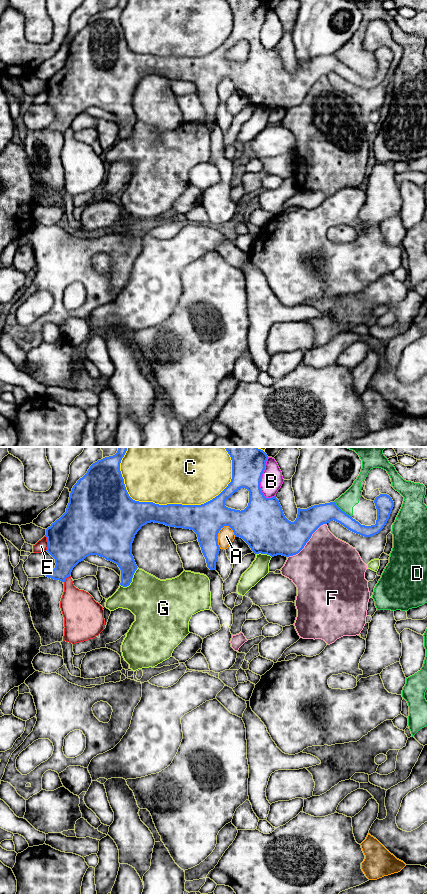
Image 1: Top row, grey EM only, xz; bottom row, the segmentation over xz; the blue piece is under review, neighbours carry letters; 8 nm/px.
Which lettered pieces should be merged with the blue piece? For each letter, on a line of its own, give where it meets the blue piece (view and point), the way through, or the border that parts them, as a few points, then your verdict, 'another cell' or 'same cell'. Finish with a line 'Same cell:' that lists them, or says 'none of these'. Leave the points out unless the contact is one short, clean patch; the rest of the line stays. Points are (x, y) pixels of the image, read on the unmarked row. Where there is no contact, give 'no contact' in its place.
A: contact xz (217, 87); another cell
B: contact xz (260, 32); another cell
C: contact xz (180, 56); another cell
D: contact xz (341, 62); another cell
E: contact xz (48, 95); another cell
F: contact xz (307, 93); another cell
G: contact xz (131, 132); another cell
Same cell: none of these

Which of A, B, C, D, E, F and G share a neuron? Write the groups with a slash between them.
A / B / C / D / E / F / G

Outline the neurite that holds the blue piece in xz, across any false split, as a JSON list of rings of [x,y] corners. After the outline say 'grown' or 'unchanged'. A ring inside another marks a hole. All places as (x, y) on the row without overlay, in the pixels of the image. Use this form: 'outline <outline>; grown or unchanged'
outline [[[118,0],[115,7],[105,9],[93,15],[87,25],[80,30],[73,38],[69,49],[69,55],[66,64],[57,71],[50,79],[46,81],[48,94],[47,104],[55,111],[55,120],[46,129],[65,134],[66,130],[71,127],[73,120],[90,107],[97,107],[105,110],[118,117],[121,122],[121,135],[127,139],[132,134],[133,127],[137,122],[134,109],[132,107],[132,95],[135,87],[142,78],[147,75],[159,75],[169,79],[183,80],[193,82],[198,89],[198,94],[202,105],[206,111],[207,119],[210,122],[216,122],[217,108],[220,103],[218,97],[218,85],[224,78],[229,78],[235,89],[242,90],[255,106],[267,106],[271,109],[282,107],[285,109],[298,106],[311,90],[312,86],[323,76],[334,72],[343,77],[348,82],[364,89],[371,89],[378,86],[386,77],[394,54],[387,46],[380,46],[374,52],[377,61],[377,72],[375,77],[365,78],[342,63],[335,54],[311,58],[307,61],[298,60],[297,70],[294,74],[289,73],[282,62],[279,52],[276,48],[266,50],[261,43],[260,34],[265,22],[267,6],[258,0],[225,0],[232,12],[232,31],[228,38],[212,52],[201,57],[182,57],[167,56],[159,57],[153,54],[139,54],[133,52],[125,39],[124,31],[120,23],[120,15],[124,9],[127,0]],[[245,40],[249,43],[249,55],[244,62],[235,62],[225,58],[225,53],[230,50],[239,41]]]; unchanged

